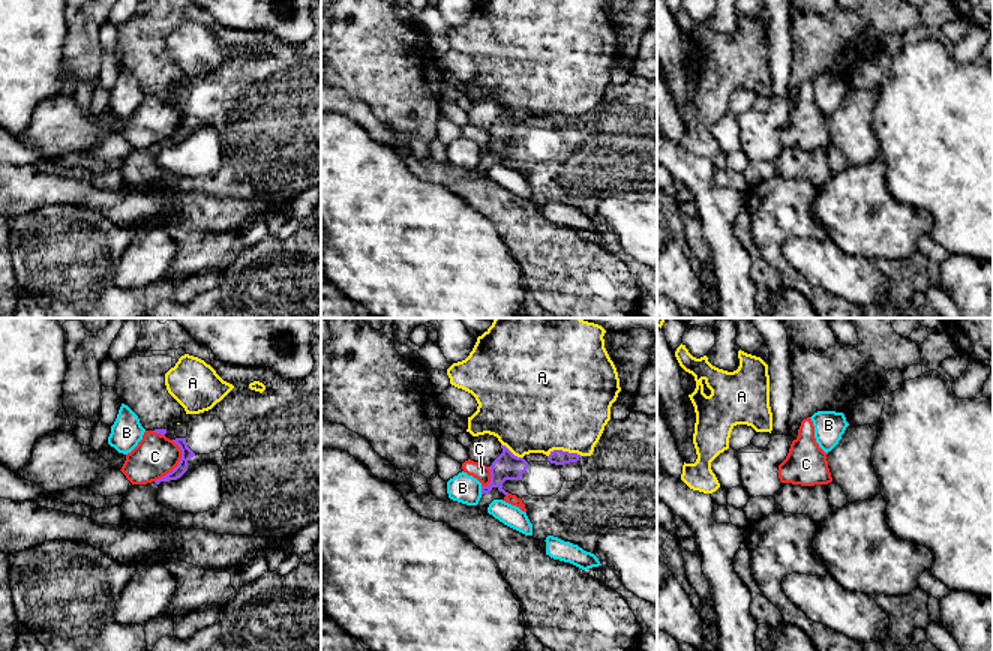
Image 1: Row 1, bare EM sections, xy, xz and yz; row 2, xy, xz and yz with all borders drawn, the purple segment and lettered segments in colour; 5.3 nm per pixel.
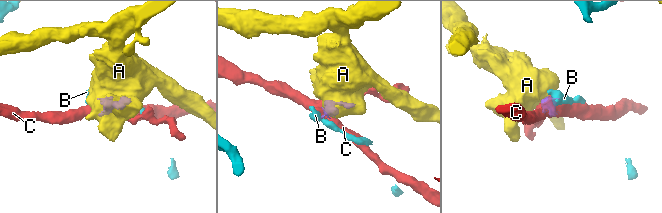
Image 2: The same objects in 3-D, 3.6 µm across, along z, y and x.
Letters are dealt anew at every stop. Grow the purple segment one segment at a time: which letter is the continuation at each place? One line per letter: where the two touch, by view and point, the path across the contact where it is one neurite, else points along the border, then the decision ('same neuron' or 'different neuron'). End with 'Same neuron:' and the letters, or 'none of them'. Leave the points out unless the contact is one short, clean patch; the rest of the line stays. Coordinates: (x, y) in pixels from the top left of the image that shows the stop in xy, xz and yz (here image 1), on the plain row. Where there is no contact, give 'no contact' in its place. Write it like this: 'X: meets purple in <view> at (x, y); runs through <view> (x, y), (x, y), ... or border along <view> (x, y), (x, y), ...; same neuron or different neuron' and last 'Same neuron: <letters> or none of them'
A: meets purple in xz at (564, 116); border along xz (548, 119), (554, 114), (567, 114), (576, 116), (581, 120); different neuron
B: meets purple in xz at (482, 155); border along xz (480, 150), (482, 158); different neuron
C: meets purple in xy at (179, 128); border along xy (173, 104), (180, 114), (180, 125), (155, 146); different neuron
Same neuron: none of them

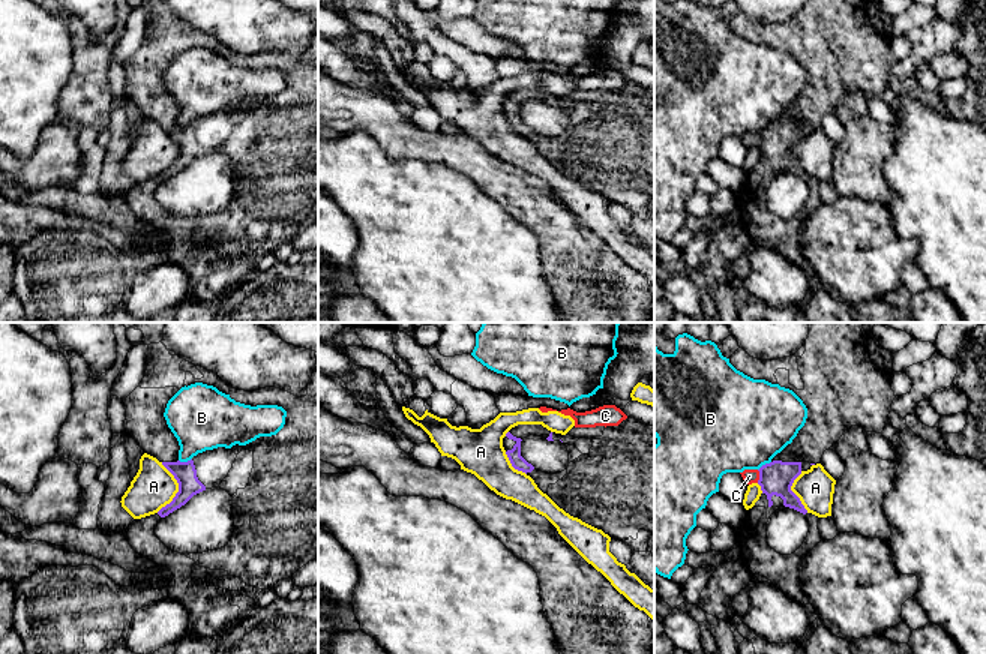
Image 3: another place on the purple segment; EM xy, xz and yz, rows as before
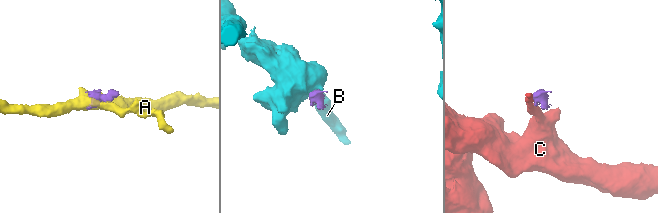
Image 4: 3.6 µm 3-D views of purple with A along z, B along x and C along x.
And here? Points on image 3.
A: meets purple in xy at (179, 153); border along xy (162, 126), (176, 144), (177, 156), (156, 176); different neuron
B: meets purple in xy at (185, 126); border along xy (191, 122), (179, 125); different neuron
C: meets purple in yz at (760, 140); border along yz (757, 134), (758, 146); different neuron
Same neuron: none of them

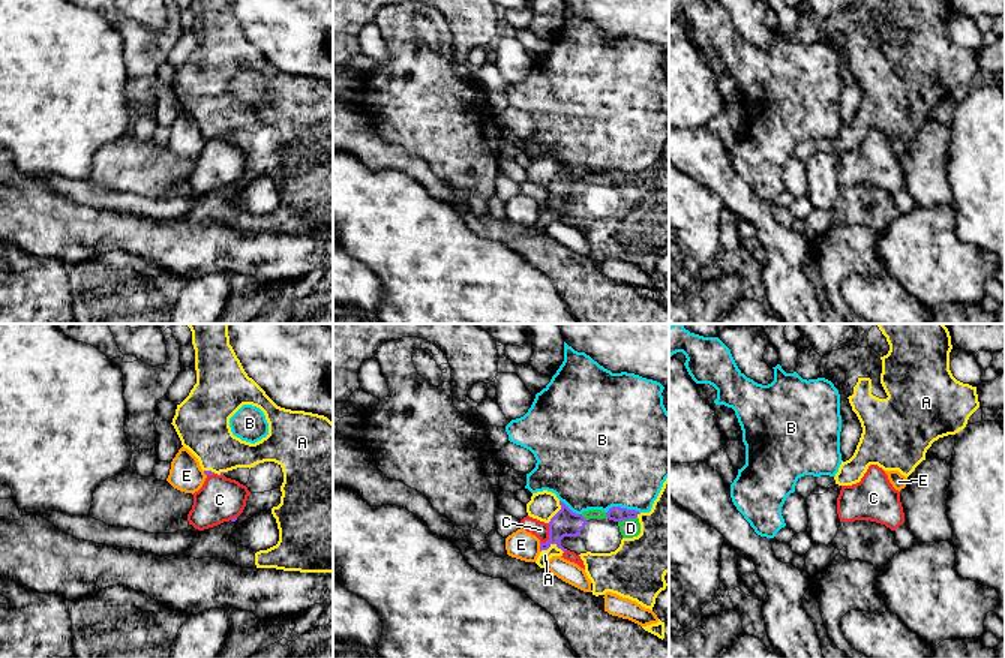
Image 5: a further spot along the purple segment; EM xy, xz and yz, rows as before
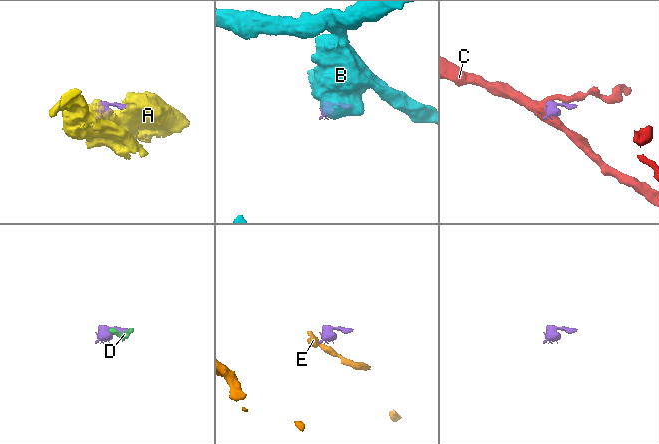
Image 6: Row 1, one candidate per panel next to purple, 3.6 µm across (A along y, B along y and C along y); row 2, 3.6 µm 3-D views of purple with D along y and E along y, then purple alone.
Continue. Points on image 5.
A: meets purple in xz at (551, 207); same neuron
B: meets purple in xz at (623, 173); border along xz (606, 176), (612, 171), (626, 171), (635, 173), (639, 177); different neuron
C: meets purple in xz at (549, 200); border along xz (548, 188), (548, 203), (540, 207); different neuron
D: meets purple in xz at (627, 183); same neuron
E: meets purple in xz at (540, 212); border along xz (539, 207), (540, 215); different neuron
Same neuron: A, D

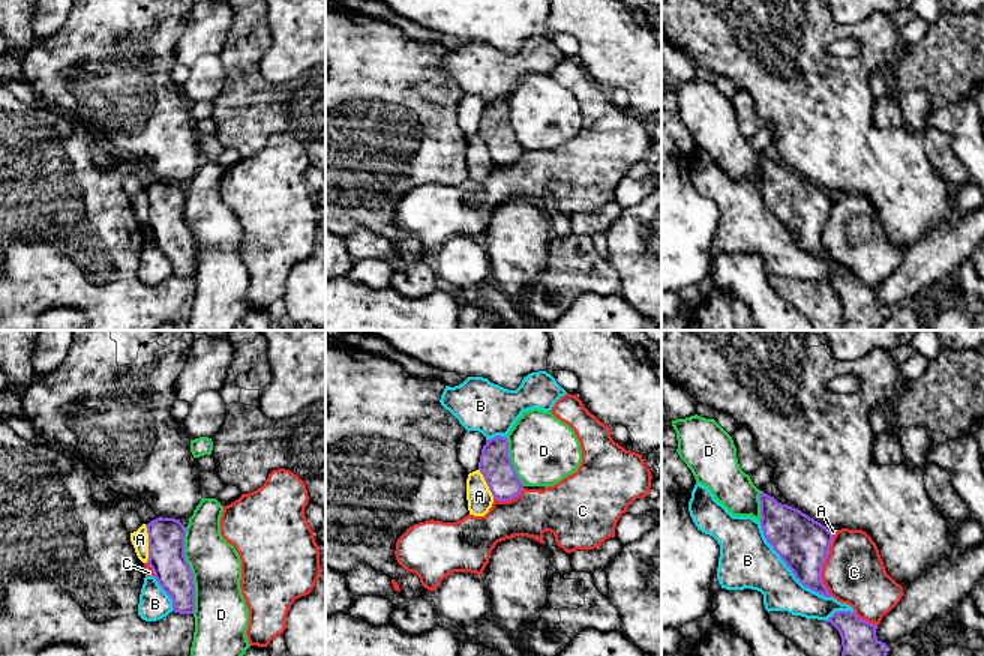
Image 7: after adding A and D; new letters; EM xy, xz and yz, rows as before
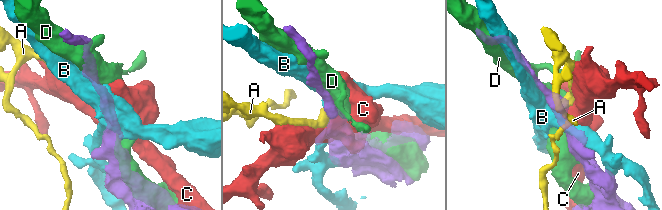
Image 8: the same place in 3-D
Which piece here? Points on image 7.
A: meets purple in xy at (149, 207); border along xy (144, 188), (147, 197), (147, 225); different neuron
B: meets purple in yz at (788, 230); different neuron
C: meets purple in yz at (822, 228); different neuron
D: meets purple in xy at (191, 234); different neuron
Same neuron: none of them

